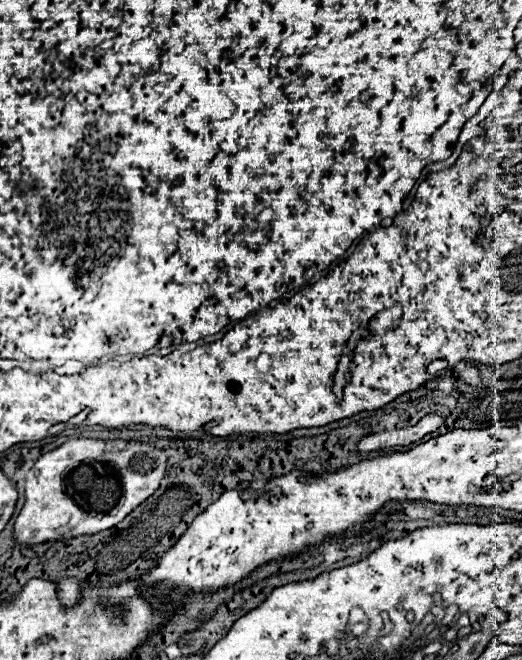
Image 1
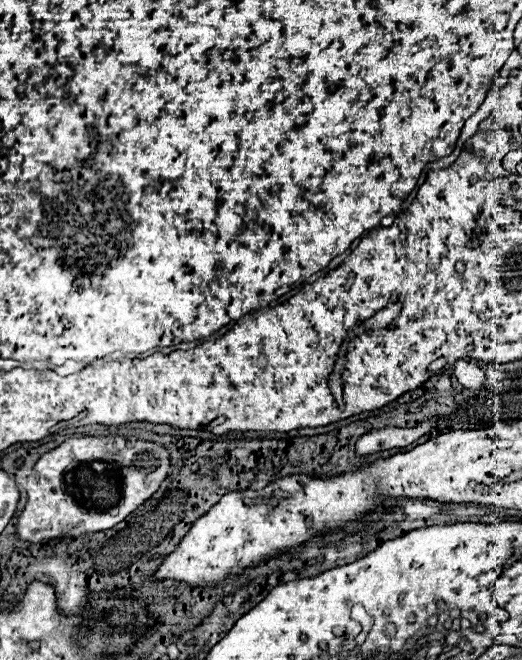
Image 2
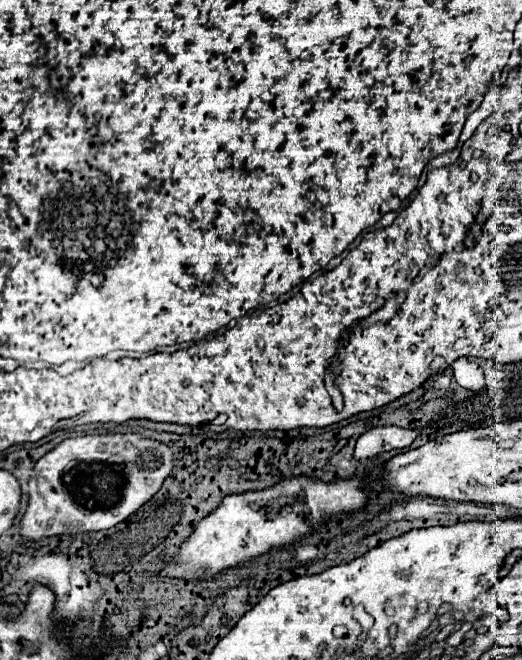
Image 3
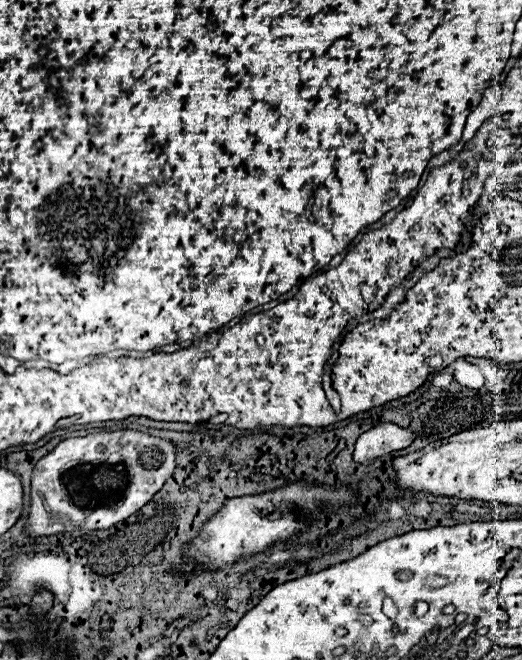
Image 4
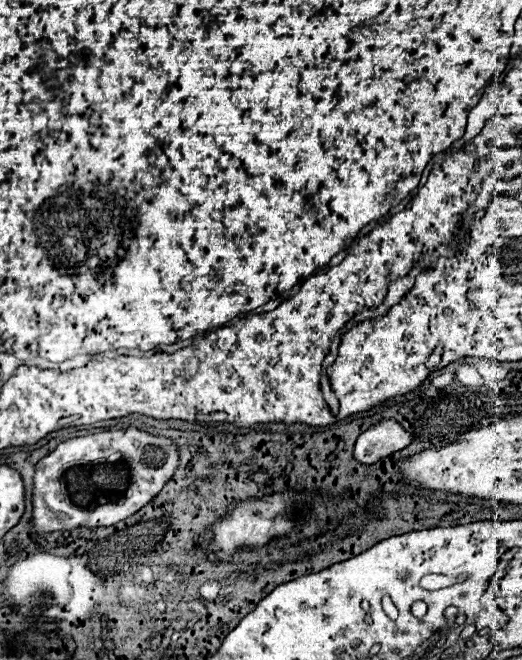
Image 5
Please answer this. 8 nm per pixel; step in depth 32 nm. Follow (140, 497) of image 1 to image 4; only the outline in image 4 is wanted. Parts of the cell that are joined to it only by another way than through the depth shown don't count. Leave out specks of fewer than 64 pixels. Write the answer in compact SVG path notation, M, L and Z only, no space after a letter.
M136 430L68 438L34 466L24 534L40 538L76 530L104 530L124 522L152 500L174 468L172 442Z

